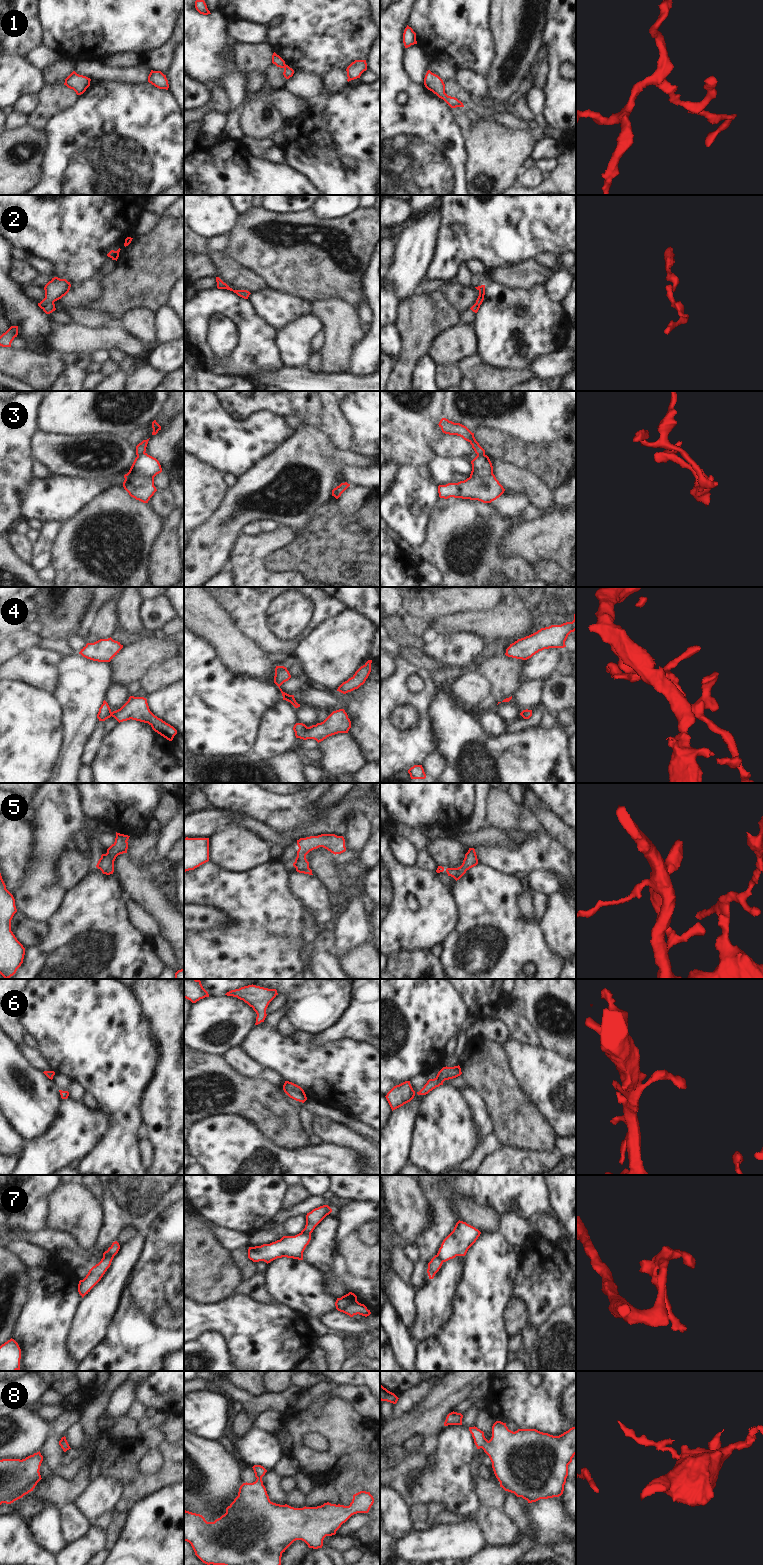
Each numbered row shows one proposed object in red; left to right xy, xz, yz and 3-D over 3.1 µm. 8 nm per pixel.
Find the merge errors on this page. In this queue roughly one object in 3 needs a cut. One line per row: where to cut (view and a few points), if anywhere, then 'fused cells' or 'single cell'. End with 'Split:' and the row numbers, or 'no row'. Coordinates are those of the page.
1: no cut; single cell
2: no cut; single cell
3: cut in xy along (144, 452), (137, 456); fused cells
4: no cut; single cell
5: no cut; single cell
6: no cut; single cell
7: cut in xy along (113, 1255), (105, 1255), (103, 1257); fused cells
8: no cut; single cell
Split: 3, 7

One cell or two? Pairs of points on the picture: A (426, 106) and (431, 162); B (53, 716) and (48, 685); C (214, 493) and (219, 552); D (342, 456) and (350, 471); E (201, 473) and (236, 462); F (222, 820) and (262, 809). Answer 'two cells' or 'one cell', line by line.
A: one cell
B: two cells
C: two cells
D: two cells
E: two cells
F: two cells

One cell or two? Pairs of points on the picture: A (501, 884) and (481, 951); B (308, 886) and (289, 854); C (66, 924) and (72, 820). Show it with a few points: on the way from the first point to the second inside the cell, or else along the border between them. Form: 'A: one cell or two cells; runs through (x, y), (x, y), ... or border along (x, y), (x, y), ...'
A: one cell; runs through (489, 901), (489, 934)
B: two cells; border along (292, 864), (288, 866)
C: two cells; border along (66, 891), (61, 904), (55, 912)

